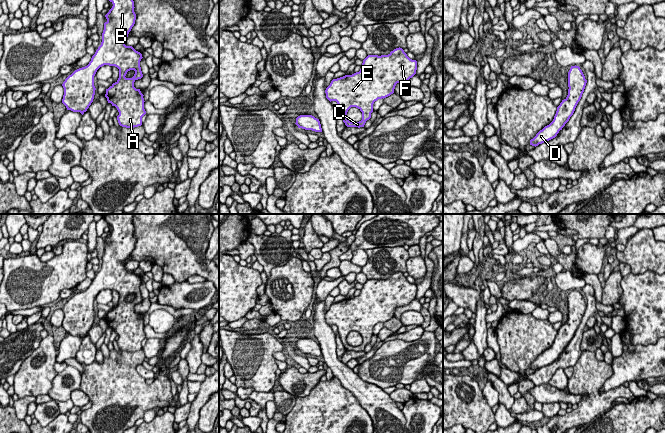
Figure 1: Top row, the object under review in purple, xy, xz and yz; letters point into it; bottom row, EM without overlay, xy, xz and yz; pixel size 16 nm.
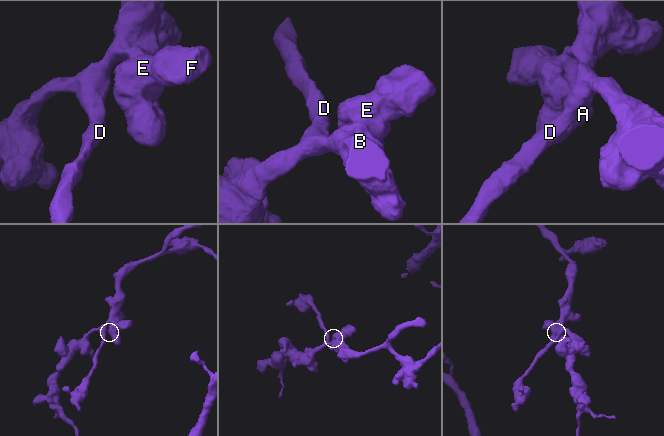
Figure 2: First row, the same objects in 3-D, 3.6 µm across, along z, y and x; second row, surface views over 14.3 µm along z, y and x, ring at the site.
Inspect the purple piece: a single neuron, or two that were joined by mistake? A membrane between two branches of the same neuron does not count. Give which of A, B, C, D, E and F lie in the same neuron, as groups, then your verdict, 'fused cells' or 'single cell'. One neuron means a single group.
A B C D E F; single cell

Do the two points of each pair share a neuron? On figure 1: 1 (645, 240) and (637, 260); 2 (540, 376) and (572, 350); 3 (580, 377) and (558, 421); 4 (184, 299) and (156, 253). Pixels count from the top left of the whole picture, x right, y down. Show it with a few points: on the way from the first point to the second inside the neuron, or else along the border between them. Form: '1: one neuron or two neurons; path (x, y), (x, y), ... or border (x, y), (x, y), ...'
1: one neuron; path (643, 245), (642, 255)
2: one neuron; path (548, 371), (565, 358)
3: one neuron; path (590, 391), (590, 402), (572, 419)
4: two neurons; border (175, 280), (179, 282), (186, 281)

